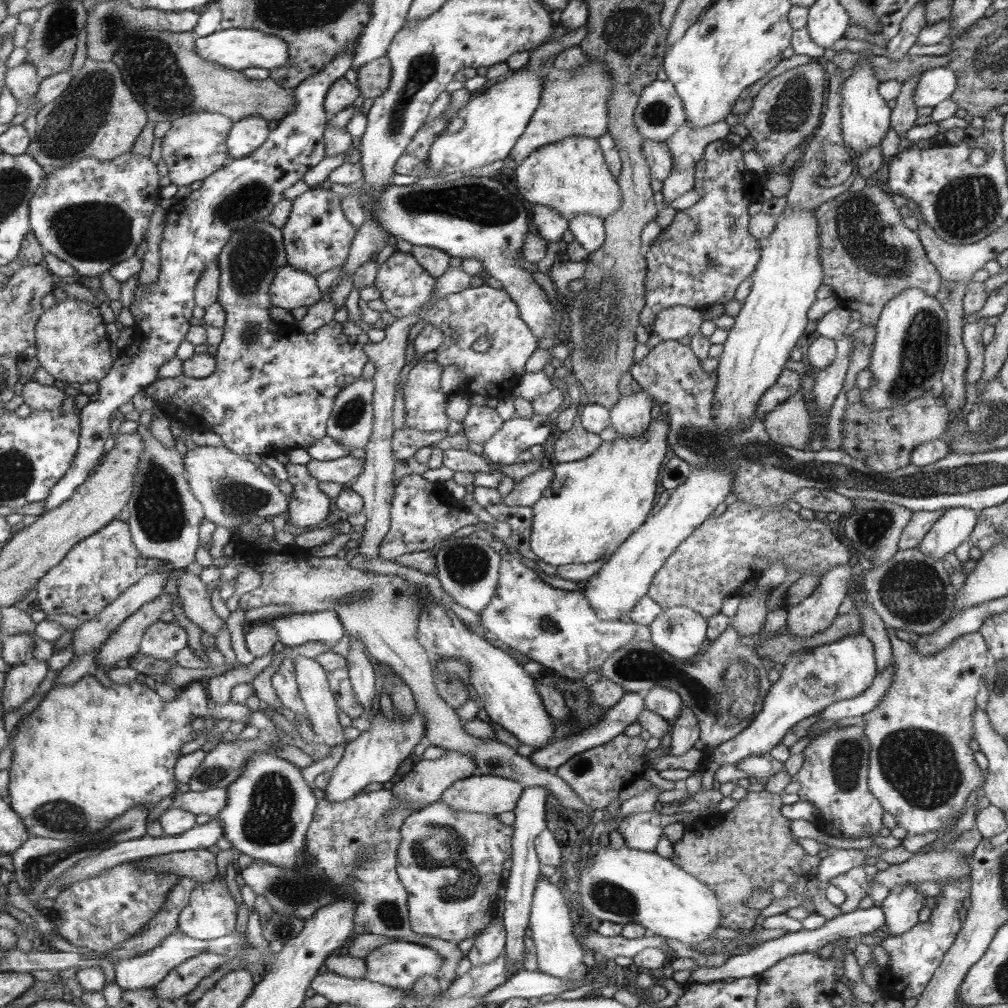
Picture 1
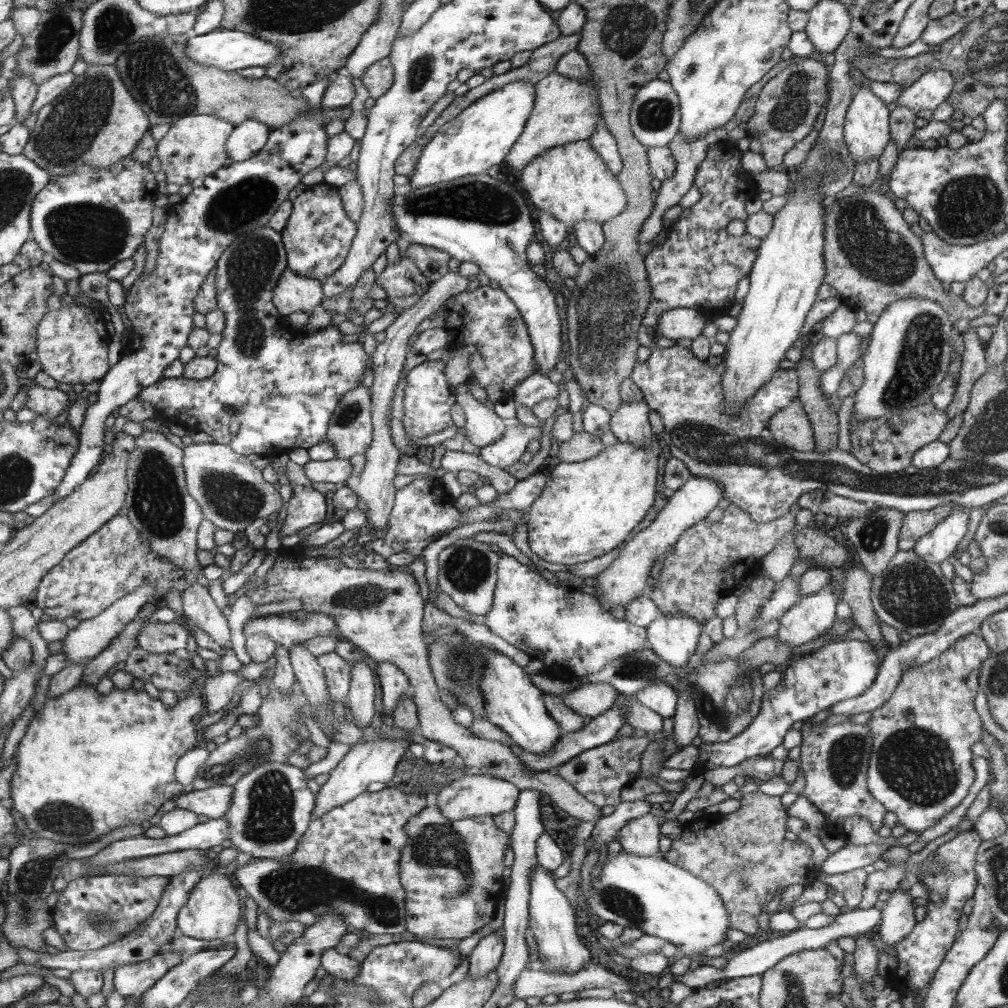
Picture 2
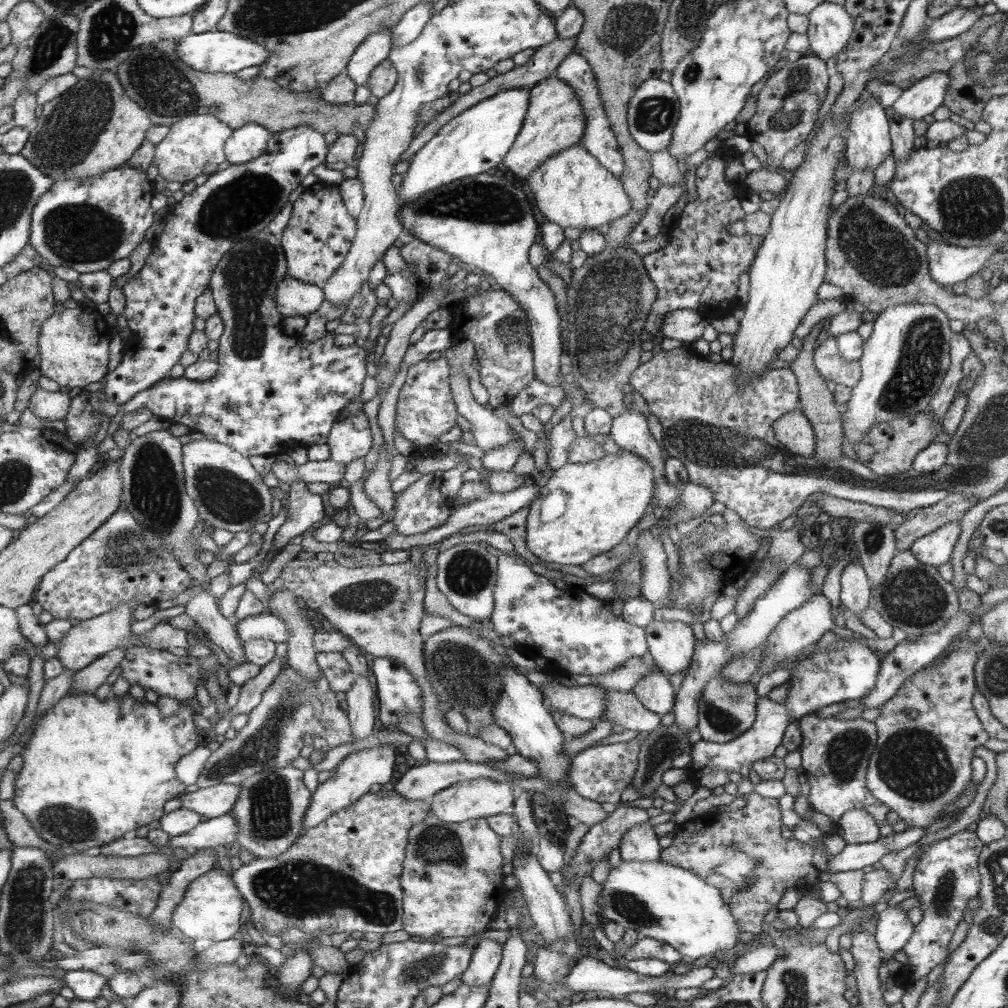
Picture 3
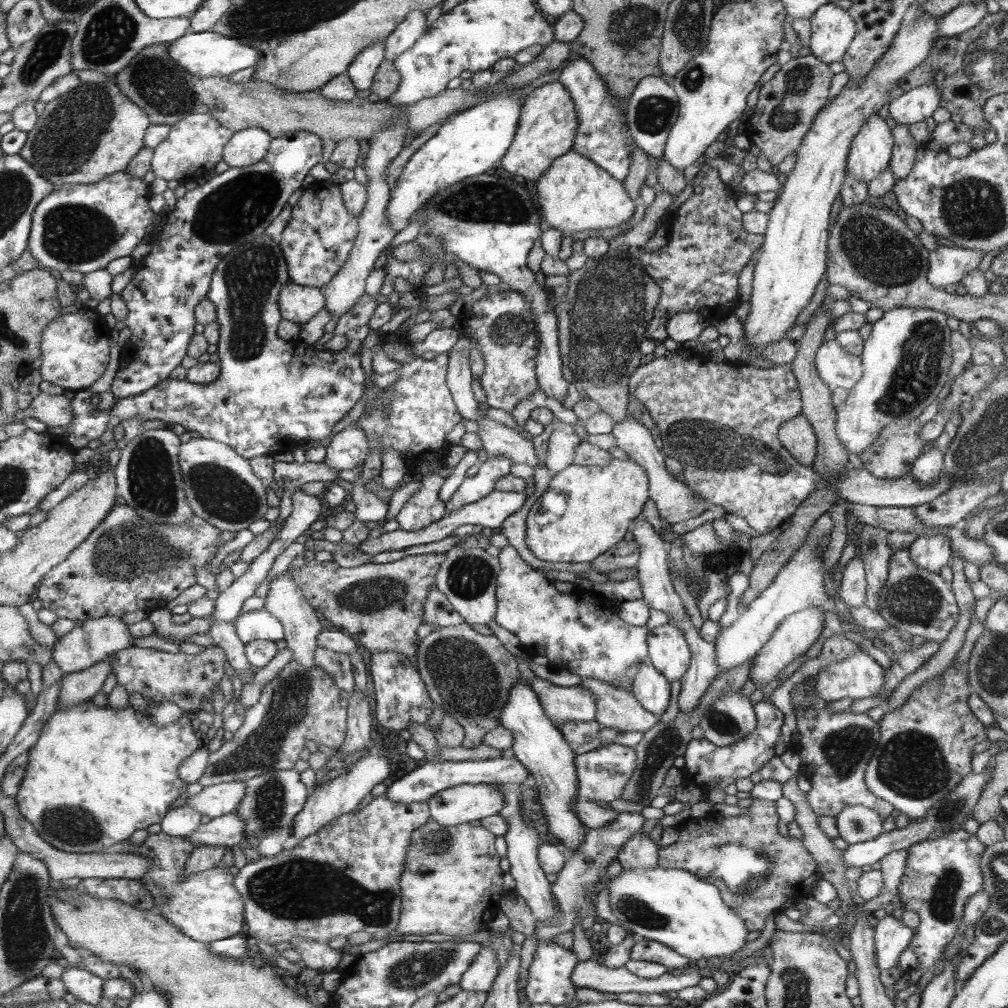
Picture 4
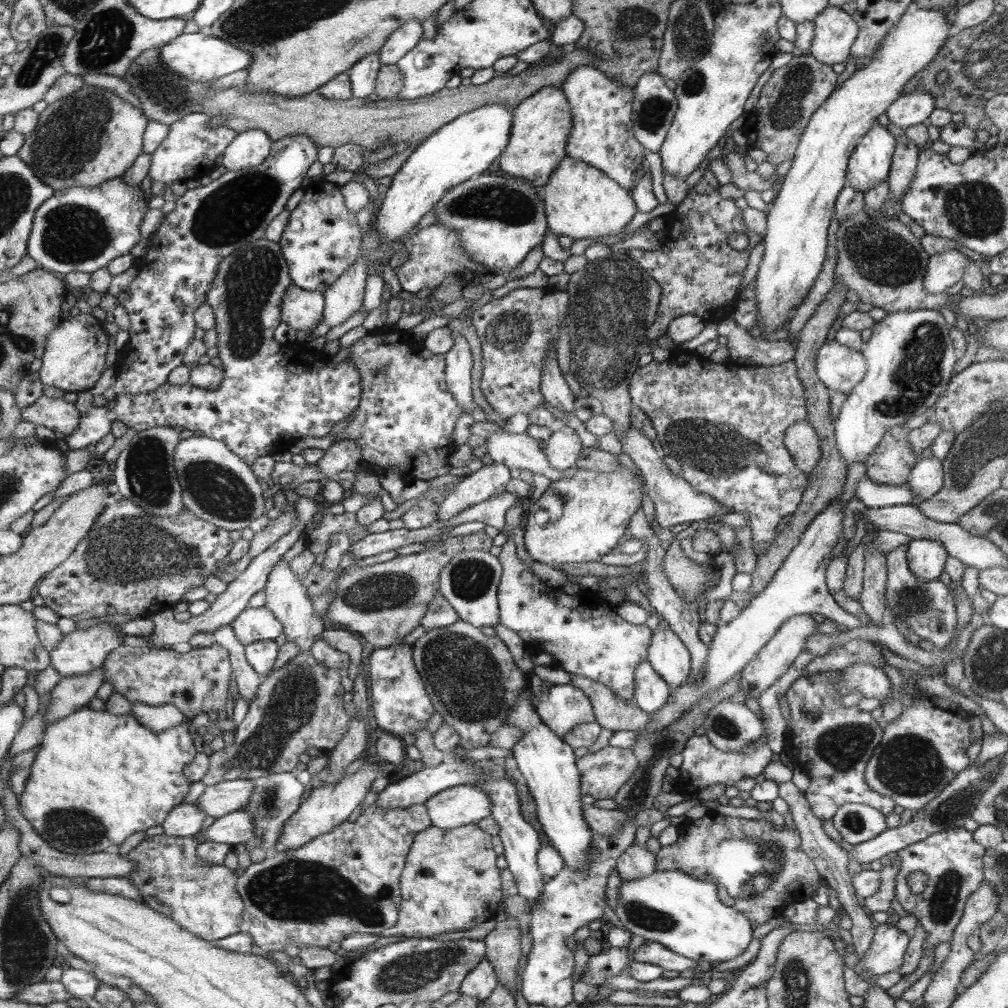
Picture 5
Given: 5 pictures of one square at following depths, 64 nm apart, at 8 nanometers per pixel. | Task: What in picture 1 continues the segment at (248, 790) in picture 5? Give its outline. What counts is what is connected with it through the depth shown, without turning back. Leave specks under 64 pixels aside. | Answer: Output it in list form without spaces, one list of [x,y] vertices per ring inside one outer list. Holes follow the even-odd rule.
[[[207,788],[200,792],[188,791],[172,797],[172,807],[181,808],[195,815],[206,814],[218,818],[227,807],[227,788]]]

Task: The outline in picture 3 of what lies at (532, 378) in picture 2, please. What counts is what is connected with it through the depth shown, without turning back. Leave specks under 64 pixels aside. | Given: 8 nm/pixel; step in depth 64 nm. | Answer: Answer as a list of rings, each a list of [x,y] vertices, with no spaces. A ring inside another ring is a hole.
[[[537,377],[526,387],[523,388],[510,404],[512,412],[515,416],[521,414],[528,414],[533,408],[540,406],[541,404],[549,404],[555,409],[560,406],[567,394],[564,389],[559,386],[548,386],[543,382],[540,382]]]

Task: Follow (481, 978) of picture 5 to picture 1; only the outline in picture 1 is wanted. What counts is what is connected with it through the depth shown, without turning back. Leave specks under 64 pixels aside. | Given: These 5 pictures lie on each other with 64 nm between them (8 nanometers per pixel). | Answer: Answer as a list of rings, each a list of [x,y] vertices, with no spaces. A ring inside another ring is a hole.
[[[503,920],[500,923],[488,927],[478,935],[474,945],[468,952],[471,966],[482,966],[491,960],[498,958],[505,952],[506,931]]]

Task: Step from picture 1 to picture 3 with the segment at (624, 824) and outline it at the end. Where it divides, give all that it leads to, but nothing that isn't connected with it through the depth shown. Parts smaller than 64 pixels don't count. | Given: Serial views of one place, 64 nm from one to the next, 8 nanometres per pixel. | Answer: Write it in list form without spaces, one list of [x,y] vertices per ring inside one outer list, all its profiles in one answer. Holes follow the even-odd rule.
[[[647,822],[628,829],[621,836],[618,846],[621,860],[656,862],[659,860],[663,849],[658,841],[654,827]]]

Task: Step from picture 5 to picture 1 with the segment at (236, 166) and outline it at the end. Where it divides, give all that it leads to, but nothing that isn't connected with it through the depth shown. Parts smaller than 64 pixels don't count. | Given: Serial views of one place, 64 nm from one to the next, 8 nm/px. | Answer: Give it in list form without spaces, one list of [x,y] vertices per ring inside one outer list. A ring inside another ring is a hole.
[[[256,115],[233,123],[226,140],[228,153],[235,159],[248,157],[265,145],[272,132],[272,127],[269,120]]]

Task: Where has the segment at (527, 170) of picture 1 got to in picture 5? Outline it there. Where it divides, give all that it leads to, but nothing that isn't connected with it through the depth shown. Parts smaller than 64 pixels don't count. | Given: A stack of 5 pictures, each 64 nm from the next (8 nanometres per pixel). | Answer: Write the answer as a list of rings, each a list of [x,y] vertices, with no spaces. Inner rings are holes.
[[[569,155],[557,166],[556,172],[544,184],[544,188],[549,227],[558,236],[582,240],[620,234],[636,214],[636,204],[625,187],[610,178],[605,171],[580,162],[579,159],[570,158]]]

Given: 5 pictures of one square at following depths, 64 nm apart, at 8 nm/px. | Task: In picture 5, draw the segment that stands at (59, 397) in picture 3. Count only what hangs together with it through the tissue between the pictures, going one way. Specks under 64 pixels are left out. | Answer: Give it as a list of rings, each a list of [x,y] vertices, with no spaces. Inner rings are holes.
[[[42,395],[32,406],[21,407],[22,420],[50,428],[57,439],[72,434],[79,425],[80,414],[74,403],[63,398],[48,398]]]

